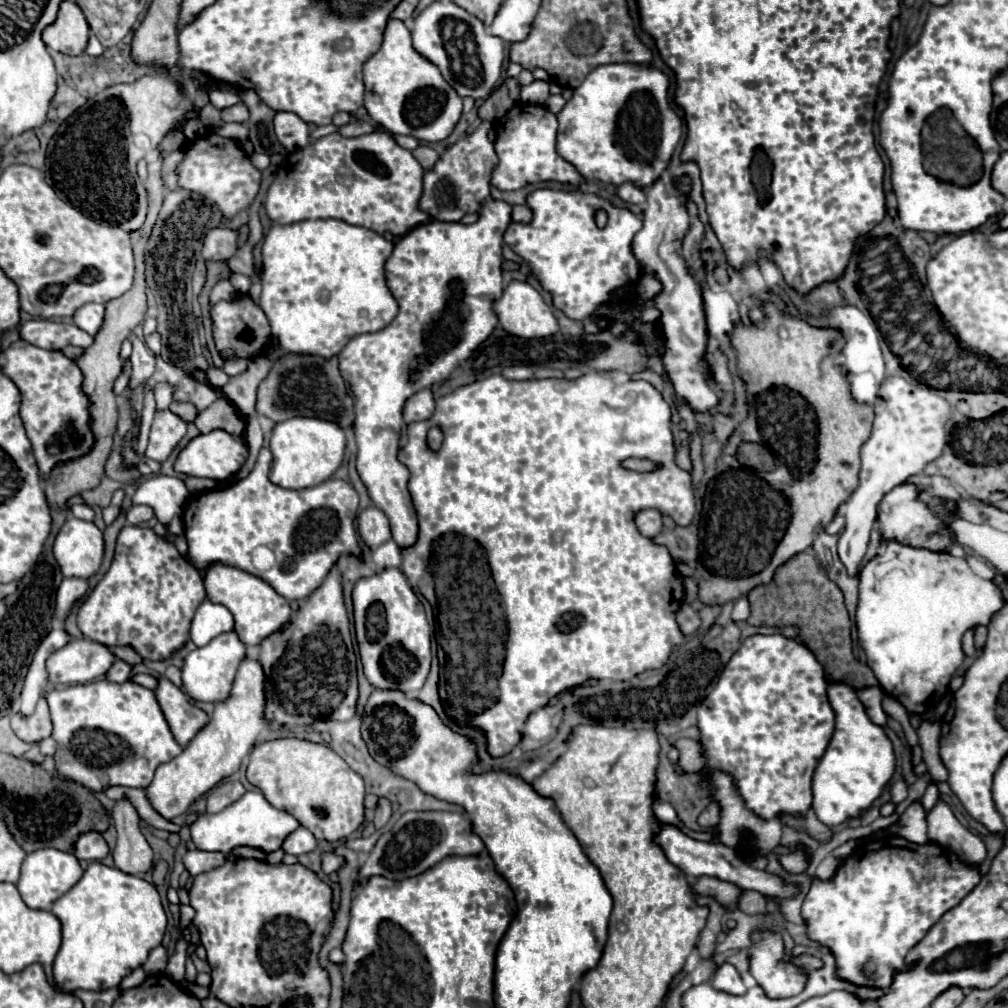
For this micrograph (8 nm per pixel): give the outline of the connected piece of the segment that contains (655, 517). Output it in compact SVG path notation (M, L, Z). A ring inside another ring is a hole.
M658 510L638 512L638 516L636 516L636 526L638 526L638 530L640 530L646 538L654 540L654 536L662 530L662 514L660 514Z

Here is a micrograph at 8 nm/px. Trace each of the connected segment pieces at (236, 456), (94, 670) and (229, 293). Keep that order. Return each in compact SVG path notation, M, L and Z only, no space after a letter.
M216 430L216 432L208 432L208 434L200 434L198 438L194 438L176 458L176 472L188 474L188 476L198 476L198 478L212 478L212 480L226 480L232 474L236 474L244 462L248 458L248 446L242 438L234 438L232 434L224 432L224 430Z
M74 638L48 658L46 670L54 684L86 684L106 676L116 660L108 646L90 638Z
M220 280L210 292L210 304L216 304L216 300L232 300L232 296L234 296L234 286L230 284L230 280Z

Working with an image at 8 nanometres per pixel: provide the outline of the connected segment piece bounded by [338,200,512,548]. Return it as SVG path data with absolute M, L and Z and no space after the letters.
M486 200L478 212L474 224L444 224L424 222L408 232L396 246L392 256L386 260L388 288L400 304L398 316L384 330L374 334L354 336L340 352L340 372L350 384L354 394L356 410L356 446L358 458L356 468L362 482L368 488L374 504L388 516L392 538L398 546L412 546L418 536L418 520L408 494L408 468L398 462L398 440L402 432L402 408L404 402L422 388L430 388L436 382L448 378L448 374L466 360L494 330L496 314L492 304L502 296L502 234L512 222L512 206L502 200Z

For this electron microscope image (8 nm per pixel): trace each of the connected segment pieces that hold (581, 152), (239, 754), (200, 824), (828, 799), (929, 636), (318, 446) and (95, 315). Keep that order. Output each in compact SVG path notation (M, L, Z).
M604 64L594 68L558 114L560 156L586 180L650 186L662 176L682 134L682 122L670 104L668 90L668 74L652 66Z
M246 658L244 664L240 664L238 668L230 696L222 702L216 702L214 714L208 720L208 724L188 742L188 746L182 750L180 756L172 758L170 762L158 764L154 772L154 780L144 790L152 808L158 814L162 814L166 820L174 820L176 816L182 816L196 798L210 792L218 782L232 776L240 768L242 760L252 750L264 724L266 724L264 672L258 662Z
M248 790L240 800L232 802L230 806L226 806L224 810L216 812L216 814L202 814L190 828L192 834L192 842L196 846L196 850L204 850L204 852L222 852L224 856L232 856L234 848L240 846L250 846L250 848L258 848L266 854L276 852L284 838L288 834L292 834L296 828L300 826L300 822L290 816L284 810L274 808L260 790Z
M830 684L828 698L836 714L836 730L812 776L812 808L822 824L834 828L848 818L860 816L876 798L882 796L884 788L894 776L896 756L884 726L878 726L868 718L864 704L850 686Z
M888 542L886 554L872 558L860 572L860 600L856 610L858 642L864 648L866 662L882 690L904 704L910 714L922 714L924 710L930 712L936 708L948 690L952 674L962 664L962 634L968 628L986 626L1002 606L1004 598L1000 588L994 582L972 574L964 558Z
M292 418L276 424L270 438L270 450L274 456L270 480L274 484L292 490L310 488L322 484L338 470L346 450L346 434L338 422L320 418Z
M86 304L84 308L80 308L80 312L76 312L74 316L74 324L78 328L84 328L88 334L96 336L102 322L104 322L104 304Z

